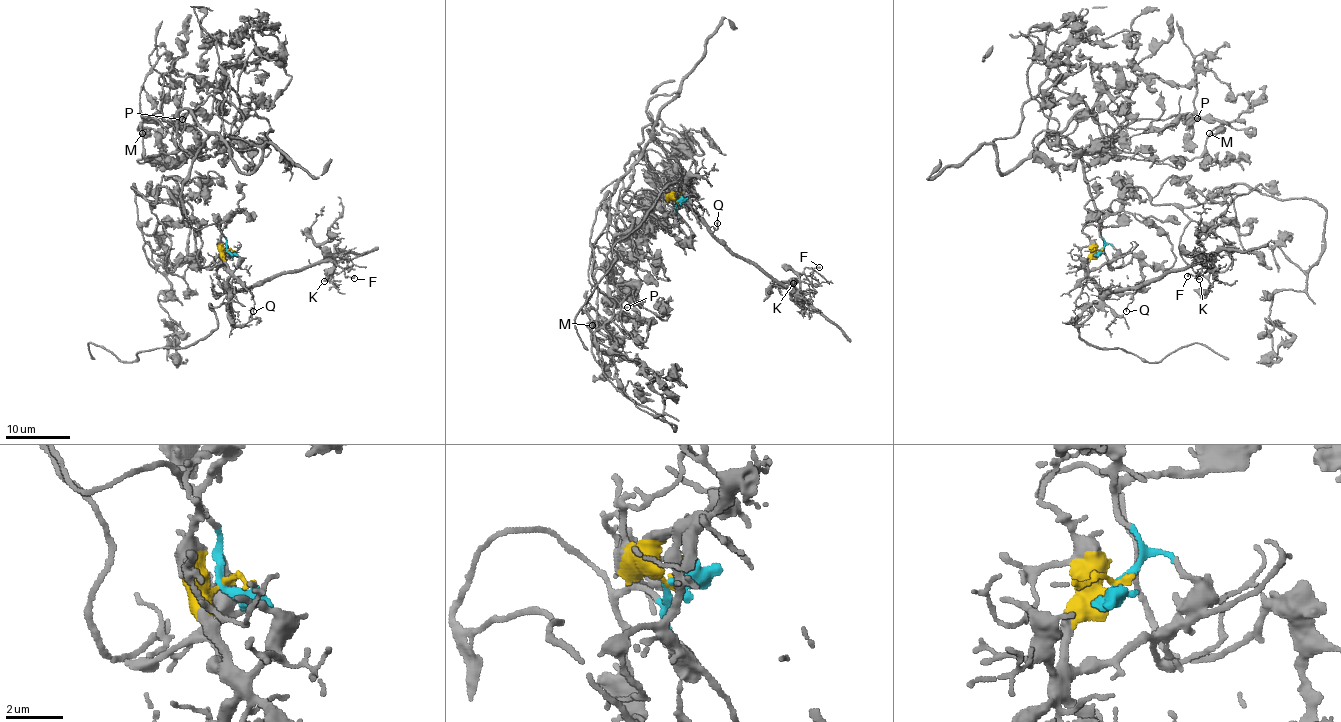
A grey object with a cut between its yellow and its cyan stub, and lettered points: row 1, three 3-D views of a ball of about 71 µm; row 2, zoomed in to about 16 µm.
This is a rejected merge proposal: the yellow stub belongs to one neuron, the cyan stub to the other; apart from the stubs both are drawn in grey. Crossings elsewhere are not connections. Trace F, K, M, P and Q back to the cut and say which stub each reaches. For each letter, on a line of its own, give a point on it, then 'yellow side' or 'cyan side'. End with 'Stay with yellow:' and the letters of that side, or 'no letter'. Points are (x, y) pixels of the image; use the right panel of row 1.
F: (1187, 276) | yellow side
K: (1199, 279) | yellow side
M: (1209, 133) | cyan side
P: (1197, 118) | cyan side
Q: (1126, 311) | yellow side
Stay with yellow: F, K, Q

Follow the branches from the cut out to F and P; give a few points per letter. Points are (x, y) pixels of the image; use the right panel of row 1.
F: (1100, 250), (1090, 260), (1089, 276), (1109, 291), (1131, 290), (1206, 259), (1195, 275), (1187, 277)
P: (1100, 250), (1094, 225), (1081, 230), (1096, 212), (1063, 130), (1087, 109), (1109, 140), (1140, 119), (1197, 119)

